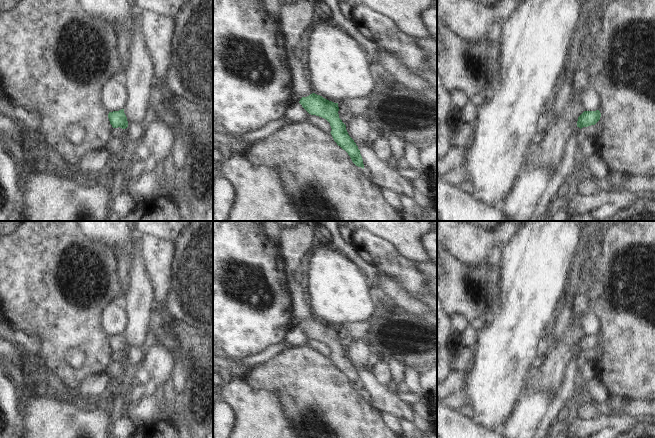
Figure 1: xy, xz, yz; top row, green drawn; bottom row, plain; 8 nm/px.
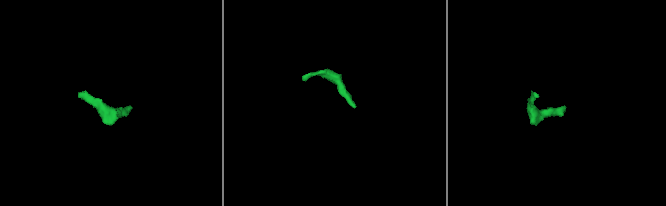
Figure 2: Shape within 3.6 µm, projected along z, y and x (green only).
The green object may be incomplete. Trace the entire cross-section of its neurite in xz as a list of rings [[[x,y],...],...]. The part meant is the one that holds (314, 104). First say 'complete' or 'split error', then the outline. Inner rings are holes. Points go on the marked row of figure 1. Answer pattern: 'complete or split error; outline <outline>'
complete; outline [[[315,93],[307,97],[302,97],[299,101],[302,107],[311,115],[316,115],[326,119],[331,126],[331,135],[334,141],[345,150],[352,162],[364,169],[363,159],[358,146],[349,136],[346,125],[339,118],[338,103],[334,103]]]

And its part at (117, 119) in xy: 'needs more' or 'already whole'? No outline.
already whole

